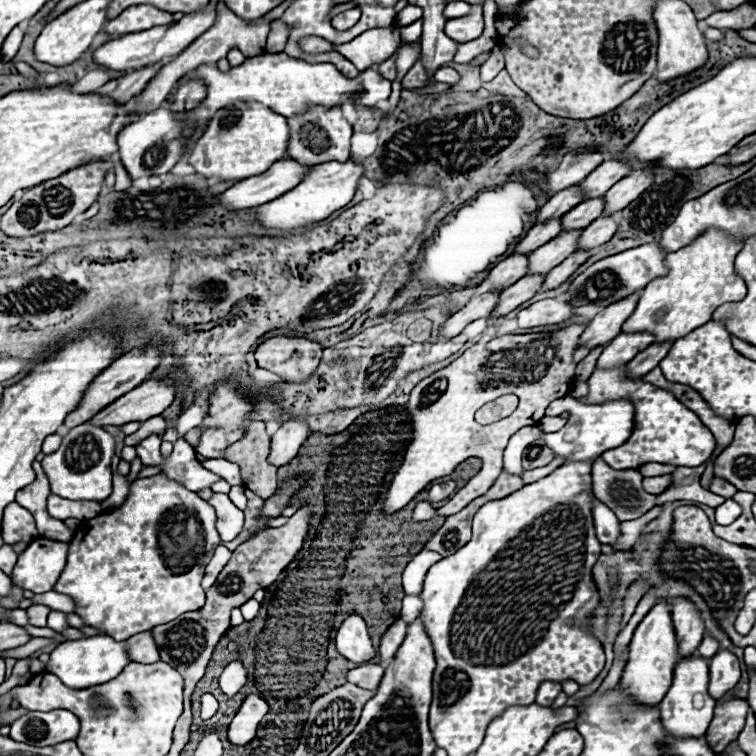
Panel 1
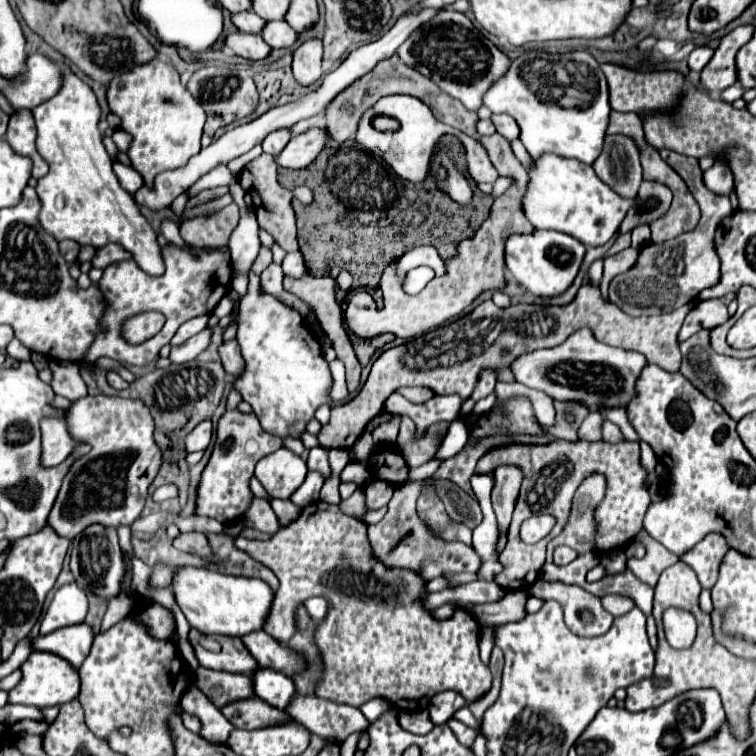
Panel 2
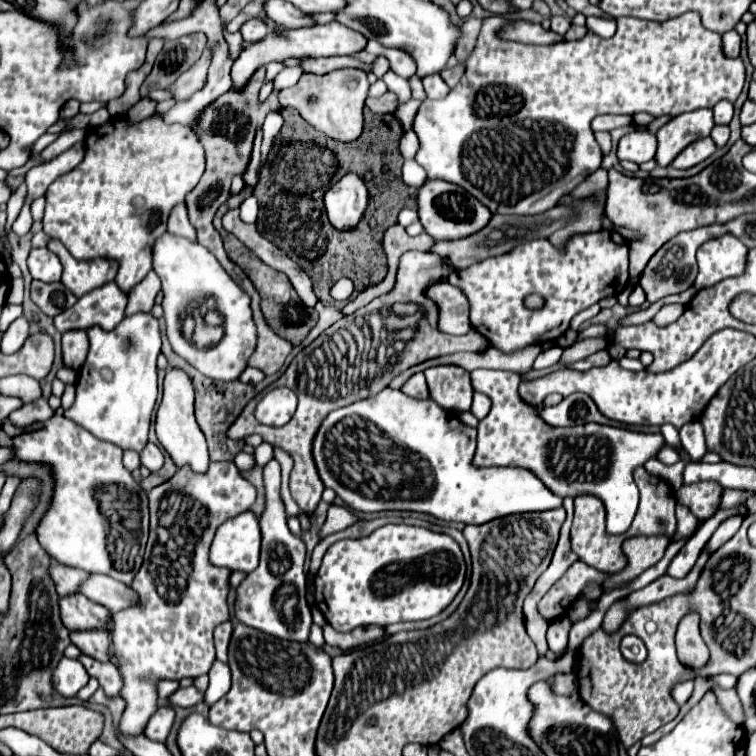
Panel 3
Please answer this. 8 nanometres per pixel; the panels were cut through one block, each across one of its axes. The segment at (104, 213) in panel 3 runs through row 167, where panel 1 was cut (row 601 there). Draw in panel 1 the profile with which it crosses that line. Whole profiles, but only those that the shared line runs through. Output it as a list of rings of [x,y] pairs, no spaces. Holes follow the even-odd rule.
[[[166,474],[138,478],[130,484],[128,496],[120,508],[78,526],[74,540],[70,540],[68,564],[54,590],[72,596],[76,600],[76,614],[82,616],[88,626],[104,630],[104,634],[118,642],[138,632],[152,630],[154,626],[202,608],[206,596],[200,582],[214,548],[220,544],[214,524],[214,508],[180,482],[170,480]],[[172,508],[184,512],[186,518],[196,516],[204,532],[202,552],[196,556],[190,554],[190,558],[184,560],[182,574],[176,574],[174,568],[168,566],[164,548],[160,546],[160,522]]]

